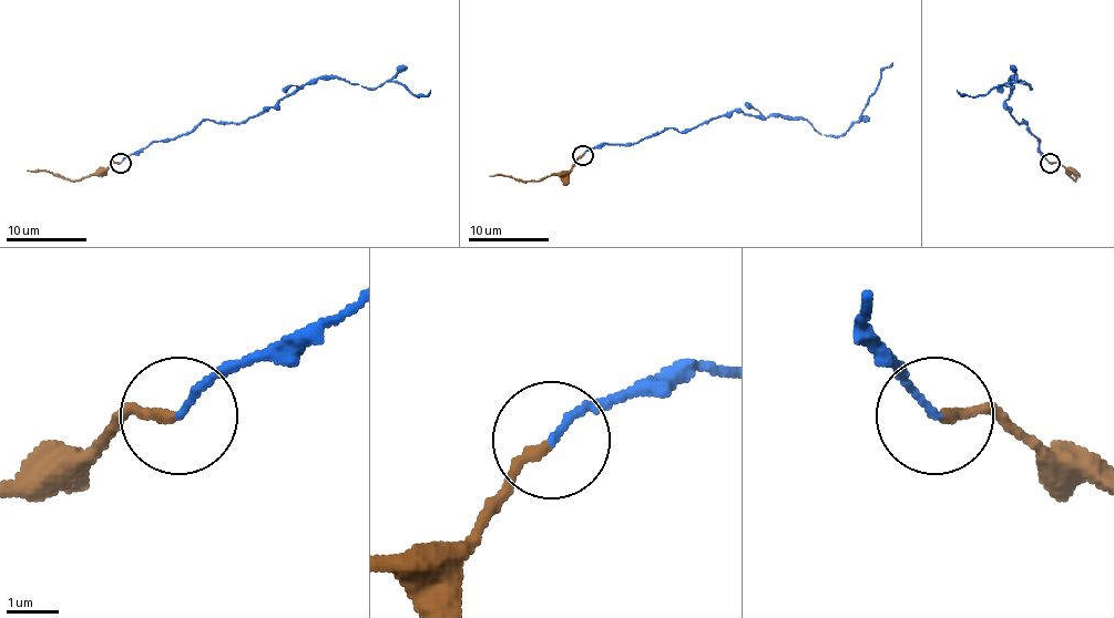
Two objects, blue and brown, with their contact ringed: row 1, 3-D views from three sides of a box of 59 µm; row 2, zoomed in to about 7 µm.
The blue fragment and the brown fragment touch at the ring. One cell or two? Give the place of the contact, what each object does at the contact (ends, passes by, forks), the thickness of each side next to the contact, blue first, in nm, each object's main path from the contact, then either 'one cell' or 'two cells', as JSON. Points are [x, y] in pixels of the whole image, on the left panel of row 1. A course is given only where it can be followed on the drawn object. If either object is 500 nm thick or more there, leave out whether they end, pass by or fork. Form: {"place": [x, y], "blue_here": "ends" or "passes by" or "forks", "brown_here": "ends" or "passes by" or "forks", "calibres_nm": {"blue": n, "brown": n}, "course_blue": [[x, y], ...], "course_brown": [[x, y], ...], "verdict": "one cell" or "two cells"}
{"place": [120, 163], "blue_here": "ends", "brown_here": "ends", "calibres_nm": {"blue": 120, "brown": 200}, "course_blue": [[120, 163], [206, 119], [241, 123], [305, 85], [331, 76], [361, 86], [396, 81], [418, 96], [429, 89]], "course_brown": [[120, 163], [73, 179], [28, 170]], "verdict": "one cell"}

